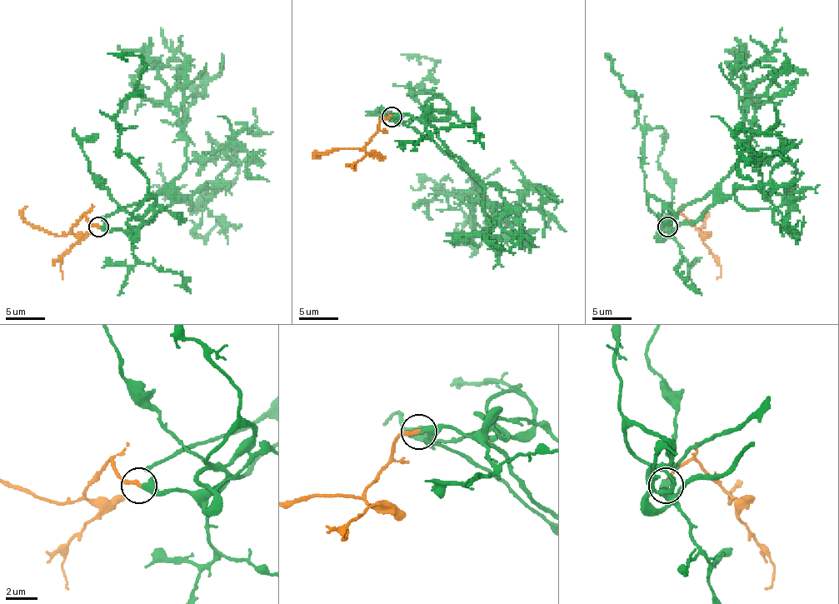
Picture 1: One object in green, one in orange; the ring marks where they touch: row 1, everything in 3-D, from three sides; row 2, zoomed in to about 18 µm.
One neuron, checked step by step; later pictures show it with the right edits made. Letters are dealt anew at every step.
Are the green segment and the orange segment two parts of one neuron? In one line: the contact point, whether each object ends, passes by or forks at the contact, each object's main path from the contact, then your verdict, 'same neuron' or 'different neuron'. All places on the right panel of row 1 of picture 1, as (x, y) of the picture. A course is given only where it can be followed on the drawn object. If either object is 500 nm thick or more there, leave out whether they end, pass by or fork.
place (667, 227); green passes by; orange ends; course green (667, 226), (686, 204), (707, 195), (736, 162), (746, 132), (742, 71), (766, 57), (780, 37), (781, 27); course orange (667, 226), (681, 214), (699, 232), (699, 236), (709, 207); same neuron

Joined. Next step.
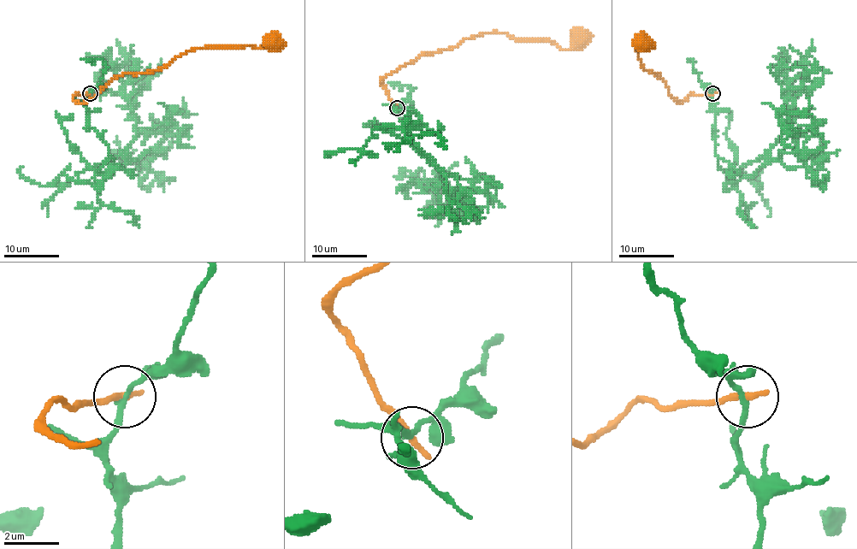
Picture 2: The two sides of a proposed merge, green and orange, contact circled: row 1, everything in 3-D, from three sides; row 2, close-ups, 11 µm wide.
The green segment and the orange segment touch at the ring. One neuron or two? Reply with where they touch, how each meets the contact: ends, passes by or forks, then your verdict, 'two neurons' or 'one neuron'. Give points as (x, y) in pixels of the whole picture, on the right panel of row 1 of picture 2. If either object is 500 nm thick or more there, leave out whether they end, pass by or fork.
place (712, 93); green passes by; orange ends; two neurons

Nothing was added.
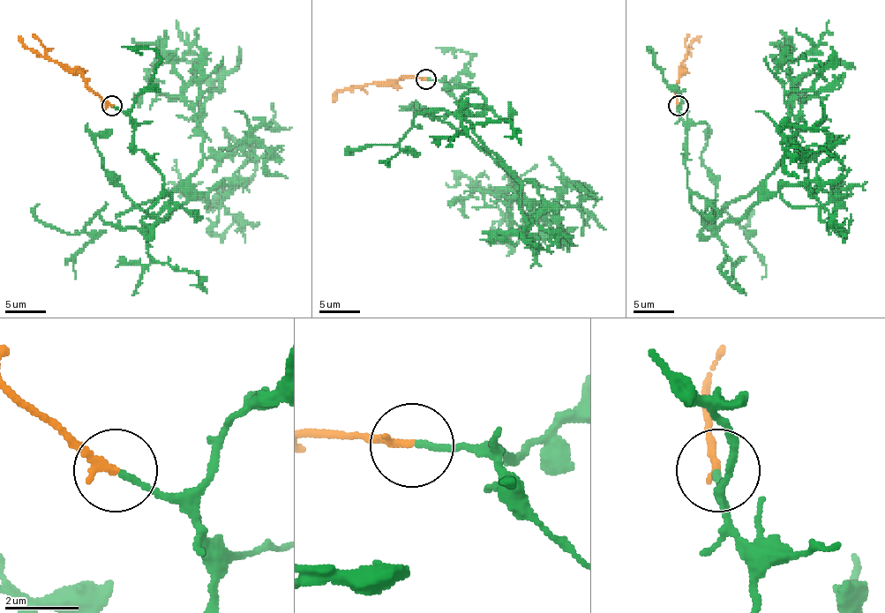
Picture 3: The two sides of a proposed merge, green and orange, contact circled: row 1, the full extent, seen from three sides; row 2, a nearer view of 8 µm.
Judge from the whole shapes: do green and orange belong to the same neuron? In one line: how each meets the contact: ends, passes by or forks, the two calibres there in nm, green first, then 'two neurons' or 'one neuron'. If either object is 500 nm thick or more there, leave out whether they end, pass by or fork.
green ends; orange ends; calibres 160 and 200 nm; one neuron

